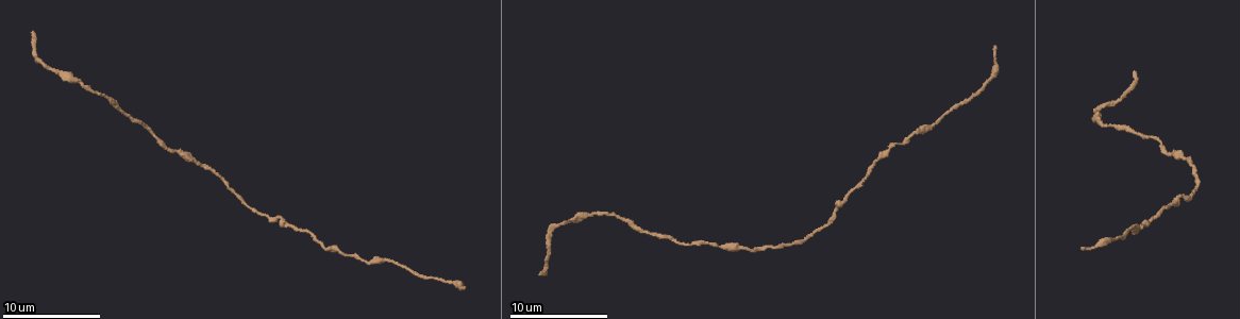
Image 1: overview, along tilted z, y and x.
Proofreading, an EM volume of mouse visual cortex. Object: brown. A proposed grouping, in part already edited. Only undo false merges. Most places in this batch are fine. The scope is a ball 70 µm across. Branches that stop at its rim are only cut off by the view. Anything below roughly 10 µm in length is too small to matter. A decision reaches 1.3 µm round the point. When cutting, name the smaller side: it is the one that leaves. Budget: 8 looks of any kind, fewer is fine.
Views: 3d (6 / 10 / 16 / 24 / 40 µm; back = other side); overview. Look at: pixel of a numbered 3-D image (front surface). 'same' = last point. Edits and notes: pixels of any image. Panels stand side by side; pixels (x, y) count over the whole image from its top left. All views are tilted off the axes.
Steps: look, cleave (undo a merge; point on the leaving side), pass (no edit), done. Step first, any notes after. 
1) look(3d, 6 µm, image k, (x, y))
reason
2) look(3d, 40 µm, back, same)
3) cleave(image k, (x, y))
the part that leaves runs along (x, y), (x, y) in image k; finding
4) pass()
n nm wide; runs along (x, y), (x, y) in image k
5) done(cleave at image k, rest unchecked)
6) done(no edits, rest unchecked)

look(3d, 10 µm, image 1, (625, 221))

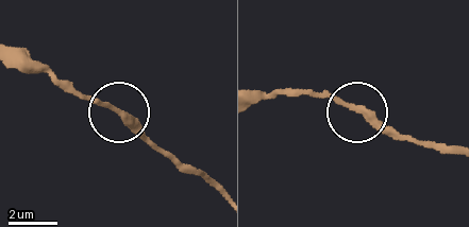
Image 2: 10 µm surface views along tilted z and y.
pass()
continuous, no second cell

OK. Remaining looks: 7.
look(3d, 6 µm, image 1, (182, 152))
sudden change in width

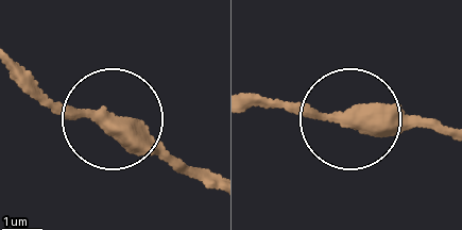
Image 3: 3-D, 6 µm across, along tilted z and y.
pass()
runs along (449, 128), (372, 129), (254, 108) in image 3; continuous, no second cell

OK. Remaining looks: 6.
look(3d, 16 µm, image 1, (1179, 194))
a narrow waist

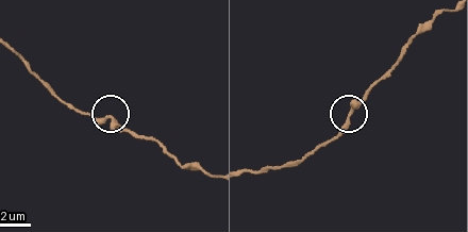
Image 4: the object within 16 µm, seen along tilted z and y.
look(3d, 16 µm, back, image 4, (110, 119))

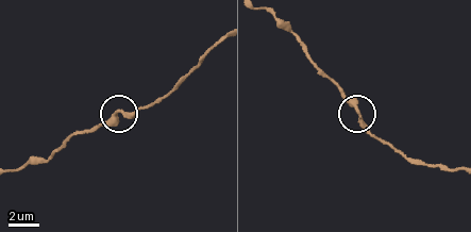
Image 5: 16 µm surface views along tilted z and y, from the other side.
pass()
runs along (192, 68), (155, 100), (133, 112), (120, 112), (93, 132) in image 5; continuous, no second cell

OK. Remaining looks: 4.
look(3d, 10 µm, image 1, (913, 132))
calibre changes

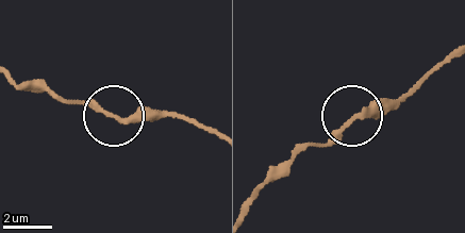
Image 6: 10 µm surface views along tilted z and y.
look(3d, 10 µm, back, image 6, (358, 115))

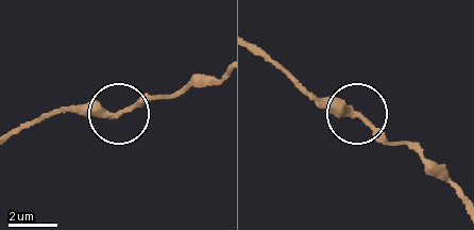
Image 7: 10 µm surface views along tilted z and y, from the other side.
pass()
runs along (217, 78), (150, 95), (113, 115), (55, 109) in image 7; one cell here

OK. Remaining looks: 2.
done(no edits, rest unchecked)

